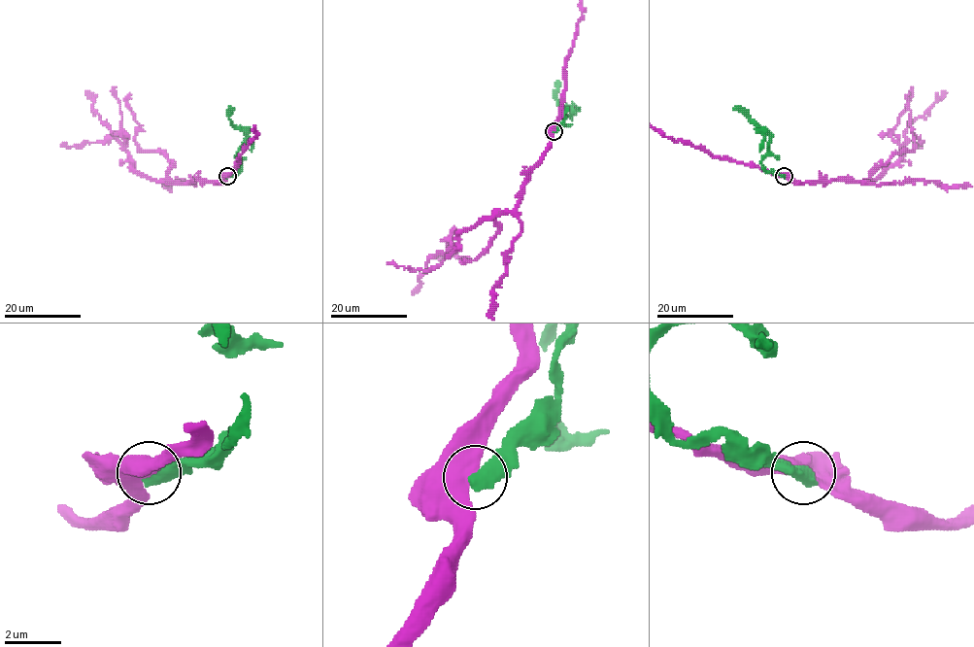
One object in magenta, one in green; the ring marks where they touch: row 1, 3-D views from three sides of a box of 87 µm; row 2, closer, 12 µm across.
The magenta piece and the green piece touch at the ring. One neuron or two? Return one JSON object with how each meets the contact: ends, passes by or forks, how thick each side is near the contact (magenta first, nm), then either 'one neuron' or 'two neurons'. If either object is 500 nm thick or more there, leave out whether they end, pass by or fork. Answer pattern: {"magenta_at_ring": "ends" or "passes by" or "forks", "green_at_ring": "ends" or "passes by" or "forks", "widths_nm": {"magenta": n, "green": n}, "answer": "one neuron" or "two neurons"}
{"widths_nm": {"magenta": 700, "green": 600}, "answer": "two neurons"}

